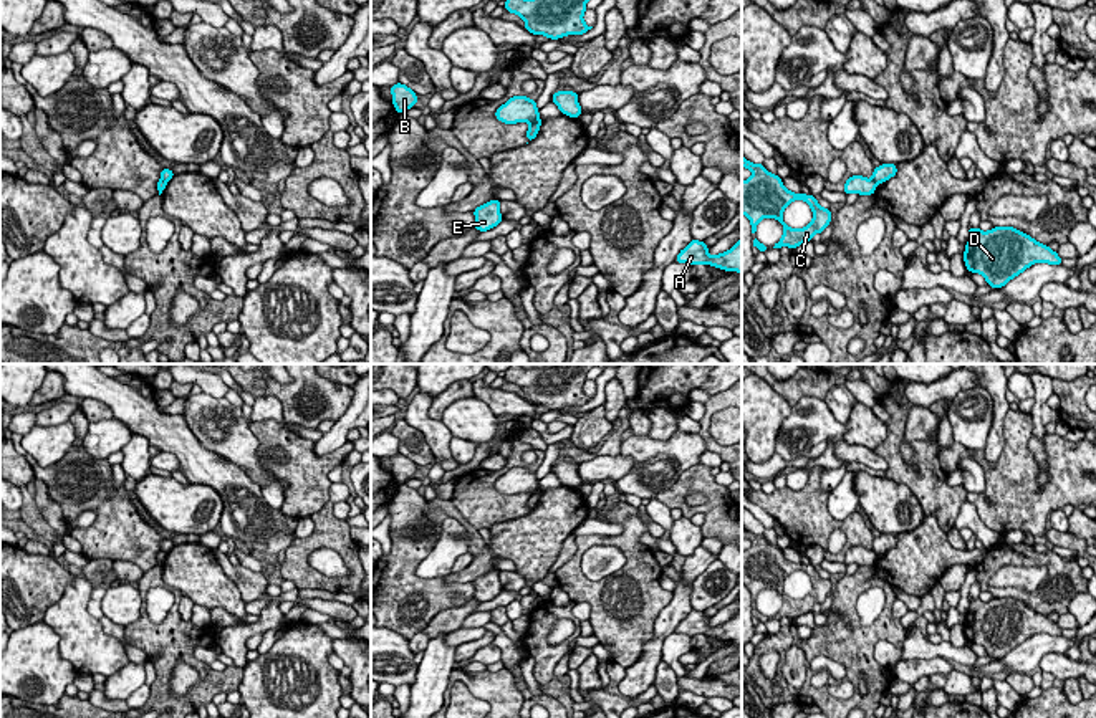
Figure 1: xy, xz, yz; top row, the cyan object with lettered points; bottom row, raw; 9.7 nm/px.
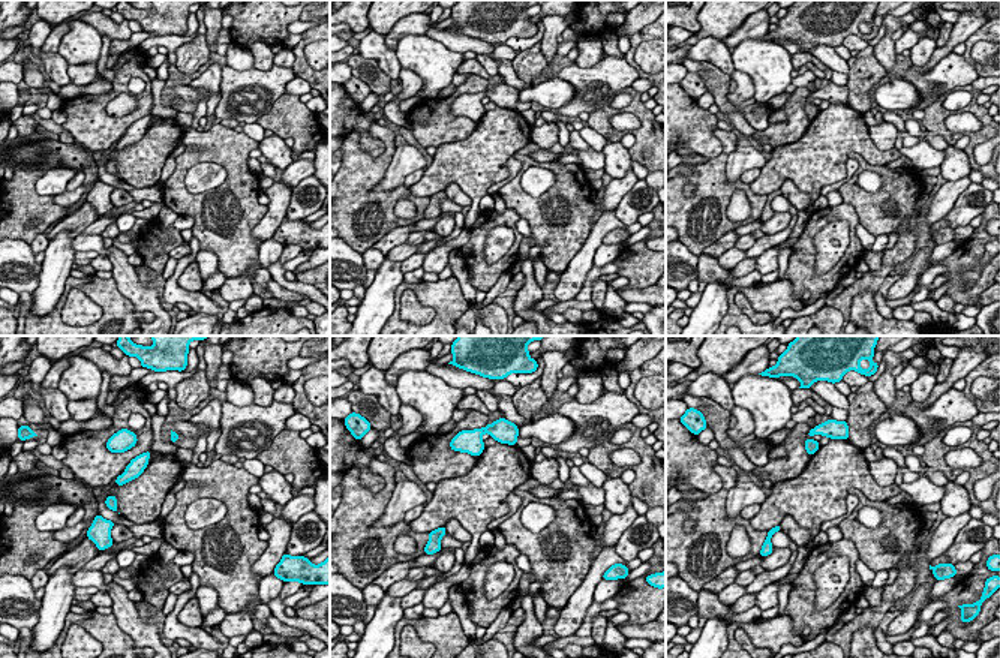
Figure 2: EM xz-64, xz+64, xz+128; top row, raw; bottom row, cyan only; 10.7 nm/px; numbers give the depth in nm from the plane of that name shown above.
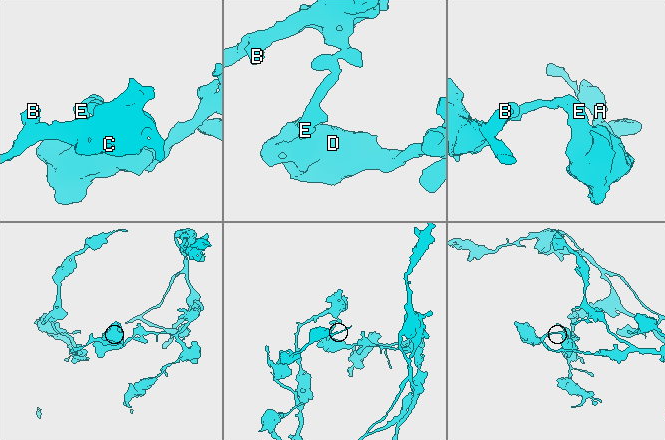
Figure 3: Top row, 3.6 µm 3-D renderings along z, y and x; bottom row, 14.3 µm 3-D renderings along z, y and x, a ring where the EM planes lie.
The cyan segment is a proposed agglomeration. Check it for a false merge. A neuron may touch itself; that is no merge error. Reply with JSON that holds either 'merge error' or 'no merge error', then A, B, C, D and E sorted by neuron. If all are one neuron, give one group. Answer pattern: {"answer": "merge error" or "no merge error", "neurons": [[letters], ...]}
{"answer": "merge error", "neurons": [["A", "D", "E"], ["B", "C"]]}

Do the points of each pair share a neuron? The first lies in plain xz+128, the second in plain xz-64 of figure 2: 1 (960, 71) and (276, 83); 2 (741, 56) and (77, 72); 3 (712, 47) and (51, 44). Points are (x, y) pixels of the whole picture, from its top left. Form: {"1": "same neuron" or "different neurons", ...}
{"1": "same neuron", "2": "different neurons", "3": "different neurons"}

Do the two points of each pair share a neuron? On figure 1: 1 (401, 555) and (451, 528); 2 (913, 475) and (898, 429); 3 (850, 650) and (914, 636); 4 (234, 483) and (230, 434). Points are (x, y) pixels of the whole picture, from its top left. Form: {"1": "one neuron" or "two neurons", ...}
{"1": "two neurons", "2": "one neuron", "3": "two neurons", "4": "two neurons"}

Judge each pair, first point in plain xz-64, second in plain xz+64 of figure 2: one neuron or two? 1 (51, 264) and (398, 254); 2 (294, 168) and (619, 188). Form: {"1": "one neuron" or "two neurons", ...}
{"1": "two neurons", "2": "one neuron"}

